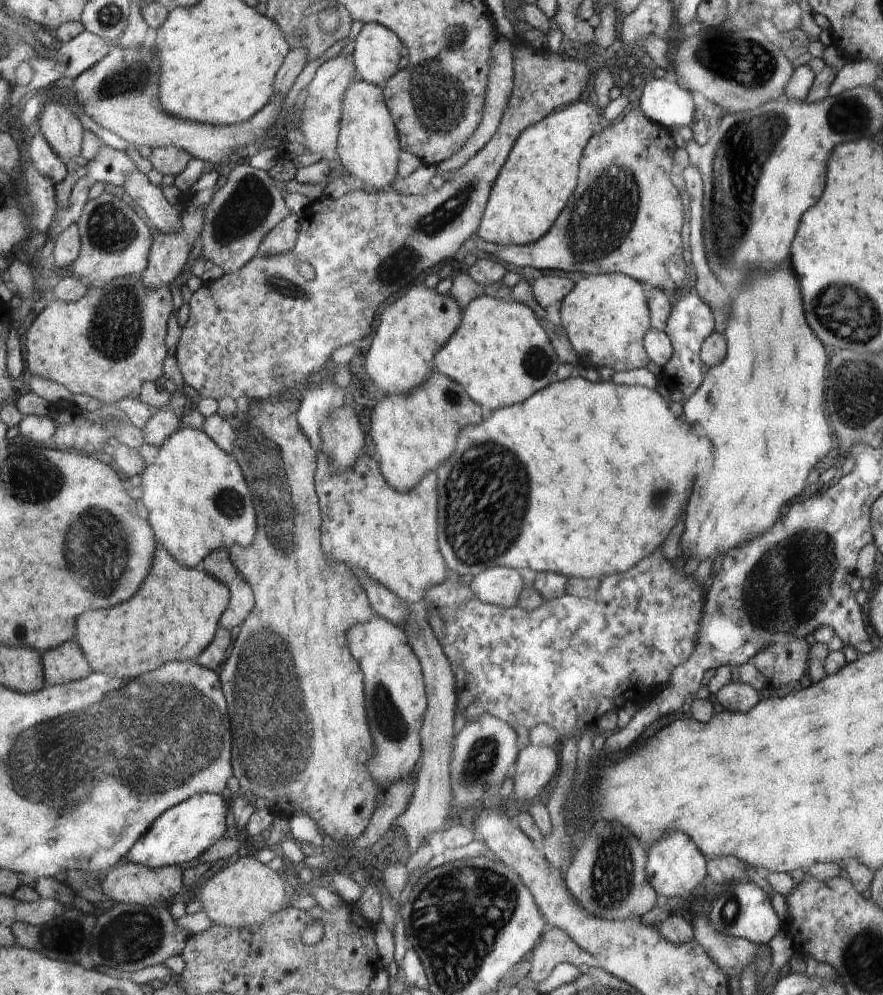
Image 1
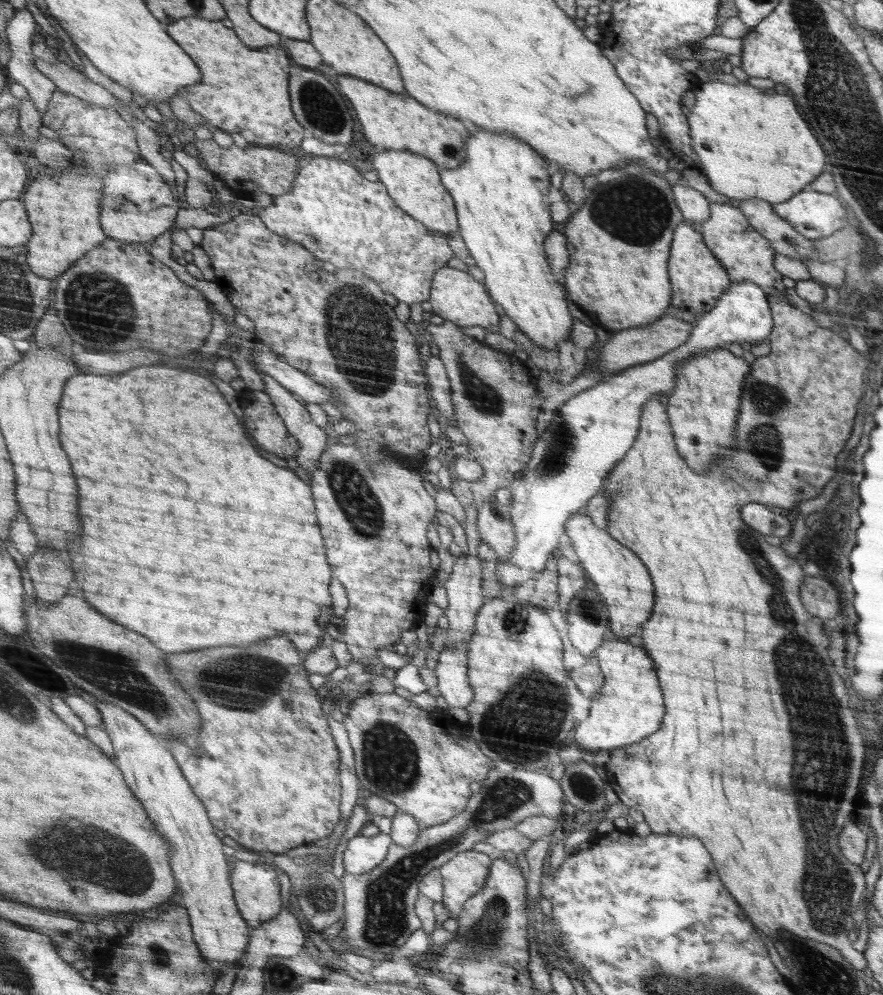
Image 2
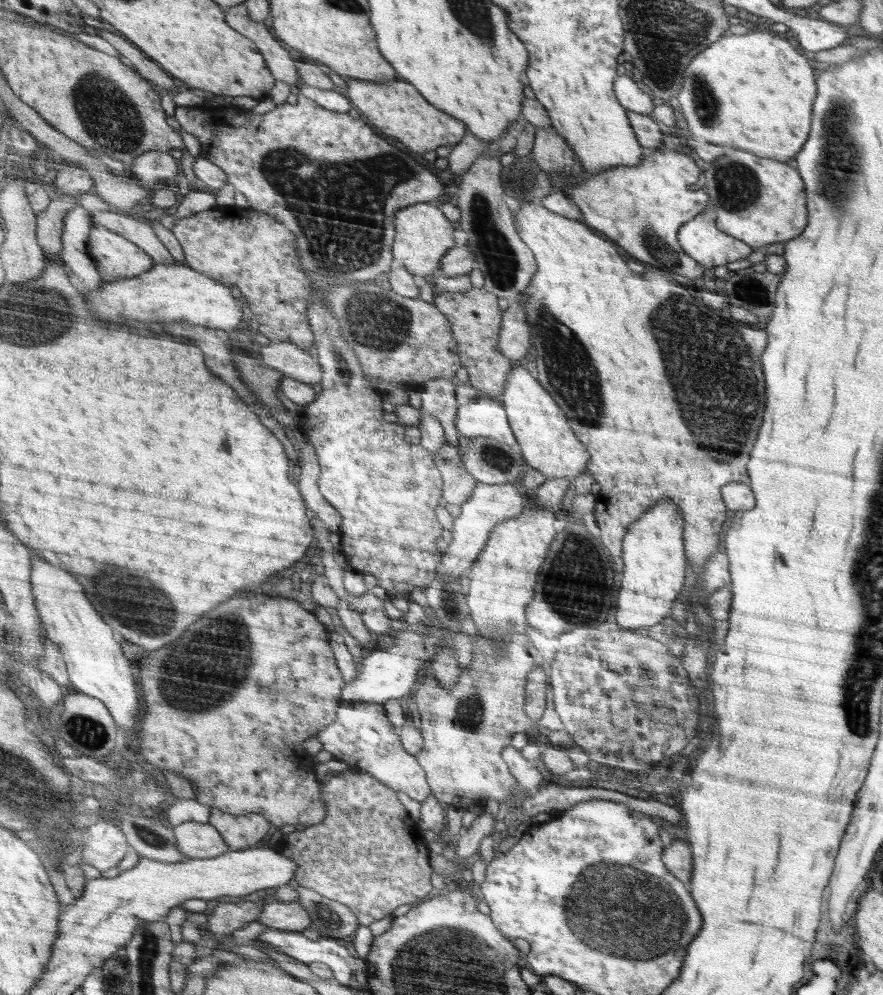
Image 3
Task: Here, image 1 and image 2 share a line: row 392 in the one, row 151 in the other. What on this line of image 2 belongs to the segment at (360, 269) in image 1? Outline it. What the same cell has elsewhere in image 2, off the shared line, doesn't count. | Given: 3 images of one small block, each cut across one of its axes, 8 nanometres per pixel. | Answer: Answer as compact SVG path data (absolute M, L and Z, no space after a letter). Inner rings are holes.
M213 139L196 140L195 145L200 150L200 155L208 169L237 192L242 190L266 192L273 197L287 194L292 190L300 167L305 162L303 159L296 158L291 152L282 152L281 149L262 145L250 144L248 147L241 148L233 144L229 149L224 149Z

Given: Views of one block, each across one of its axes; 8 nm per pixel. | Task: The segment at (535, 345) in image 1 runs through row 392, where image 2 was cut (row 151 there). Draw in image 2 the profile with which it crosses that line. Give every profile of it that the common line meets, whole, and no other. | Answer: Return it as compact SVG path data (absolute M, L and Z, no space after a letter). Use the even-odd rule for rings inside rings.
M477 127L476 133L469 134L465 142L468 159L459 168L440 169L441 180L456 204L460 225L458 232L475 265L484 272L483 283L489 288L490 296L502 306L504 314L515 322L524 345L533 349L558 349L564 338L571 338L572 316L566 308L564 288L554 280L545 251L545 240L552 230L556 230L550 220L551 206L546 196L550 192L548 162L514 136L492 133Z

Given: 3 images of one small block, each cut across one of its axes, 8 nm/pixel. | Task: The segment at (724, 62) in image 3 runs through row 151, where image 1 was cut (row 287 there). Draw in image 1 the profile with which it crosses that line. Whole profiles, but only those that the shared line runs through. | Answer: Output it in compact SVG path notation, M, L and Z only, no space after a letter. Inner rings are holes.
M780 268L758 272L750 280L748 290L742 290L736 298L730 300L724 334L726 342L730 342L730 354L726 354L726 362L708 368L700 388L680 407L686 422L690 426L698 424L714 442L718 452L718 466L714 466L714 472L722 472L722 478L708 480L702 494L700 490L703 484L700 479L694 481L694 490L687 506L686 524L679 542L678 559L681 564L693 557L700 562L708 558L714 560L719 554L724 556L728 550L746 546L758 534L770 530L782 518L784 506L802 492L810 468L816 466L816 462L832 448L832 436L828 428L830 410L826 410L824 388L824 372L828 370L830 374L830 360L826 364L826 350L806 322L796 276Z

